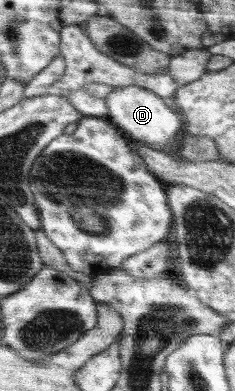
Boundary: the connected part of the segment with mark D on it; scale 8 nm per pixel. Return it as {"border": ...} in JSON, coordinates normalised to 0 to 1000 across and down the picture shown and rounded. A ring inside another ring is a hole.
{"border":[[[579,217],[481,223],[481,228],[447,253],[464,309],[519,335],[549,340],[562,355],[591,358],[647,379],[715,386],[757,376],[753,350],[783,325],[783,312],[779,302],[736,284],[715,256]]]}

